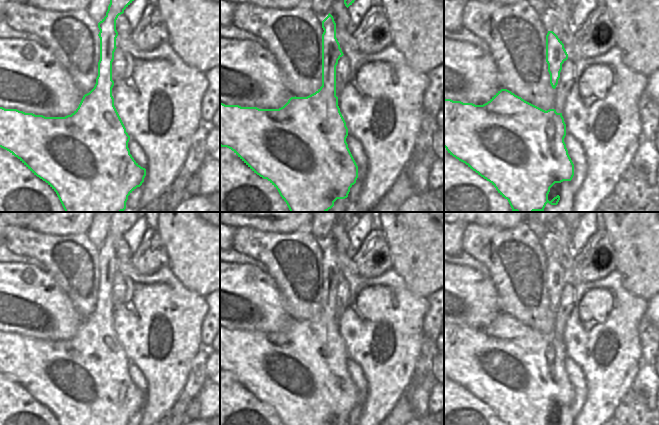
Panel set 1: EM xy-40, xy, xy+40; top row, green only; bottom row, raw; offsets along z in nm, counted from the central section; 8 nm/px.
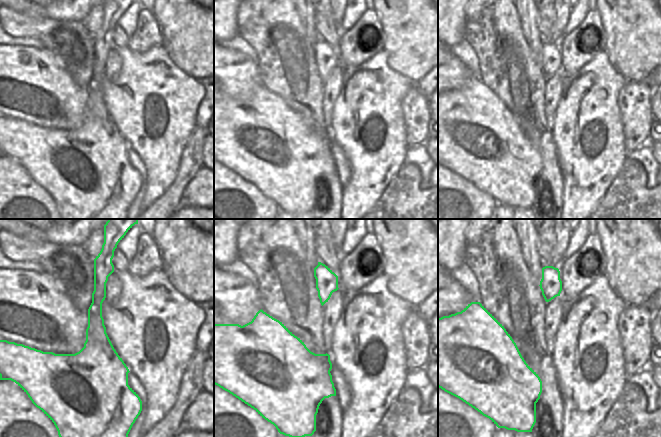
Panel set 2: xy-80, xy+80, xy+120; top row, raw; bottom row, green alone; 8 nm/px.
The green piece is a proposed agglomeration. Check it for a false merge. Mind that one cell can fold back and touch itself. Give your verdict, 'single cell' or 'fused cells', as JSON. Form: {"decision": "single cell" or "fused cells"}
{"decision": "single cell"}

